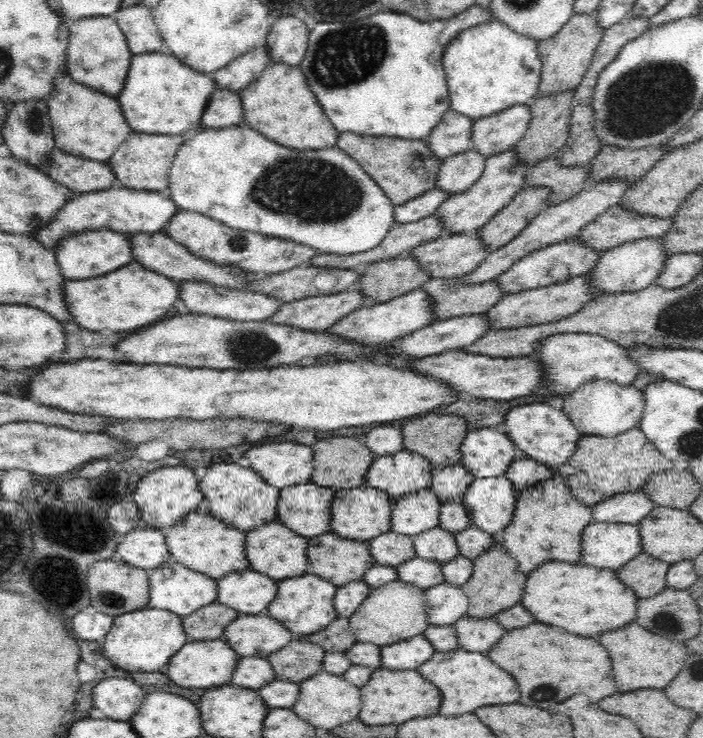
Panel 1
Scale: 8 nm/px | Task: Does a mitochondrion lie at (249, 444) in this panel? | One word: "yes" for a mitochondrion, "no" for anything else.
no

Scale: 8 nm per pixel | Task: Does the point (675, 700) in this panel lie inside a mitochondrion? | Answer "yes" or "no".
no

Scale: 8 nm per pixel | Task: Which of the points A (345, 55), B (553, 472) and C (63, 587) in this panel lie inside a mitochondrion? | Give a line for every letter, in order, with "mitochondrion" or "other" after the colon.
A: mitochondrion
B: other
C: other

